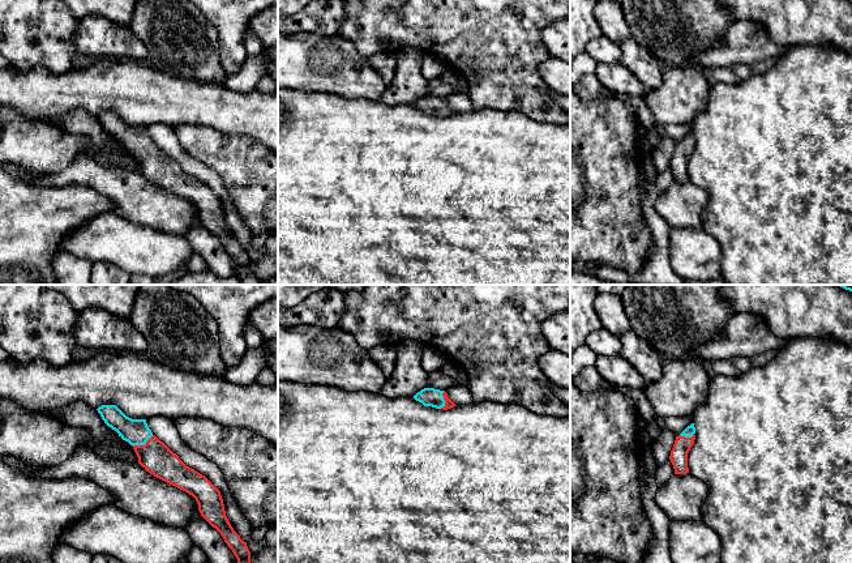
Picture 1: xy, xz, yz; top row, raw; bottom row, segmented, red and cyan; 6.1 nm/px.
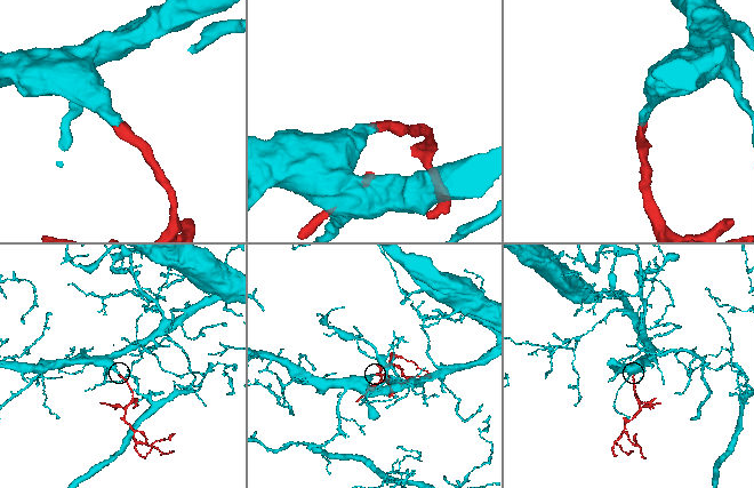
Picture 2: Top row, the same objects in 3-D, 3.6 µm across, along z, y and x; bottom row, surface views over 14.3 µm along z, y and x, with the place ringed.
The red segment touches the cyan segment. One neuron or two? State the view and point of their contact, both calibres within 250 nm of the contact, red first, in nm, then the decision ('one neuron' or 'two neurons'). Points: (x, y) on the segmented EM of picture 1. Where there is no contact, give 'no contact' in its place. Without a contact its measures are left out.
xy (142, 446) | 200/160 nm | one neuron

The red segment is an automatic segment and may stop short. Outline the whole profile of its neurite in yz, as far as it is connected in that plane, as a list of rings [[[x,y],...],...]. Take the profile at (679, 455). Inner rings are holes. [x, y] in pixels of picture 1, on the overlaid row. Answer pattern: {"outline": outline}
{"outline": [[[692,423],[678,436],[676,436],[676,440],[669,456],[669,460],[675,469],[675,474],[689,473],[688,453],[694,444],[694,440],[695,440],[694,434],[695,434],[695,427],[694,427],[694,423]]]}

